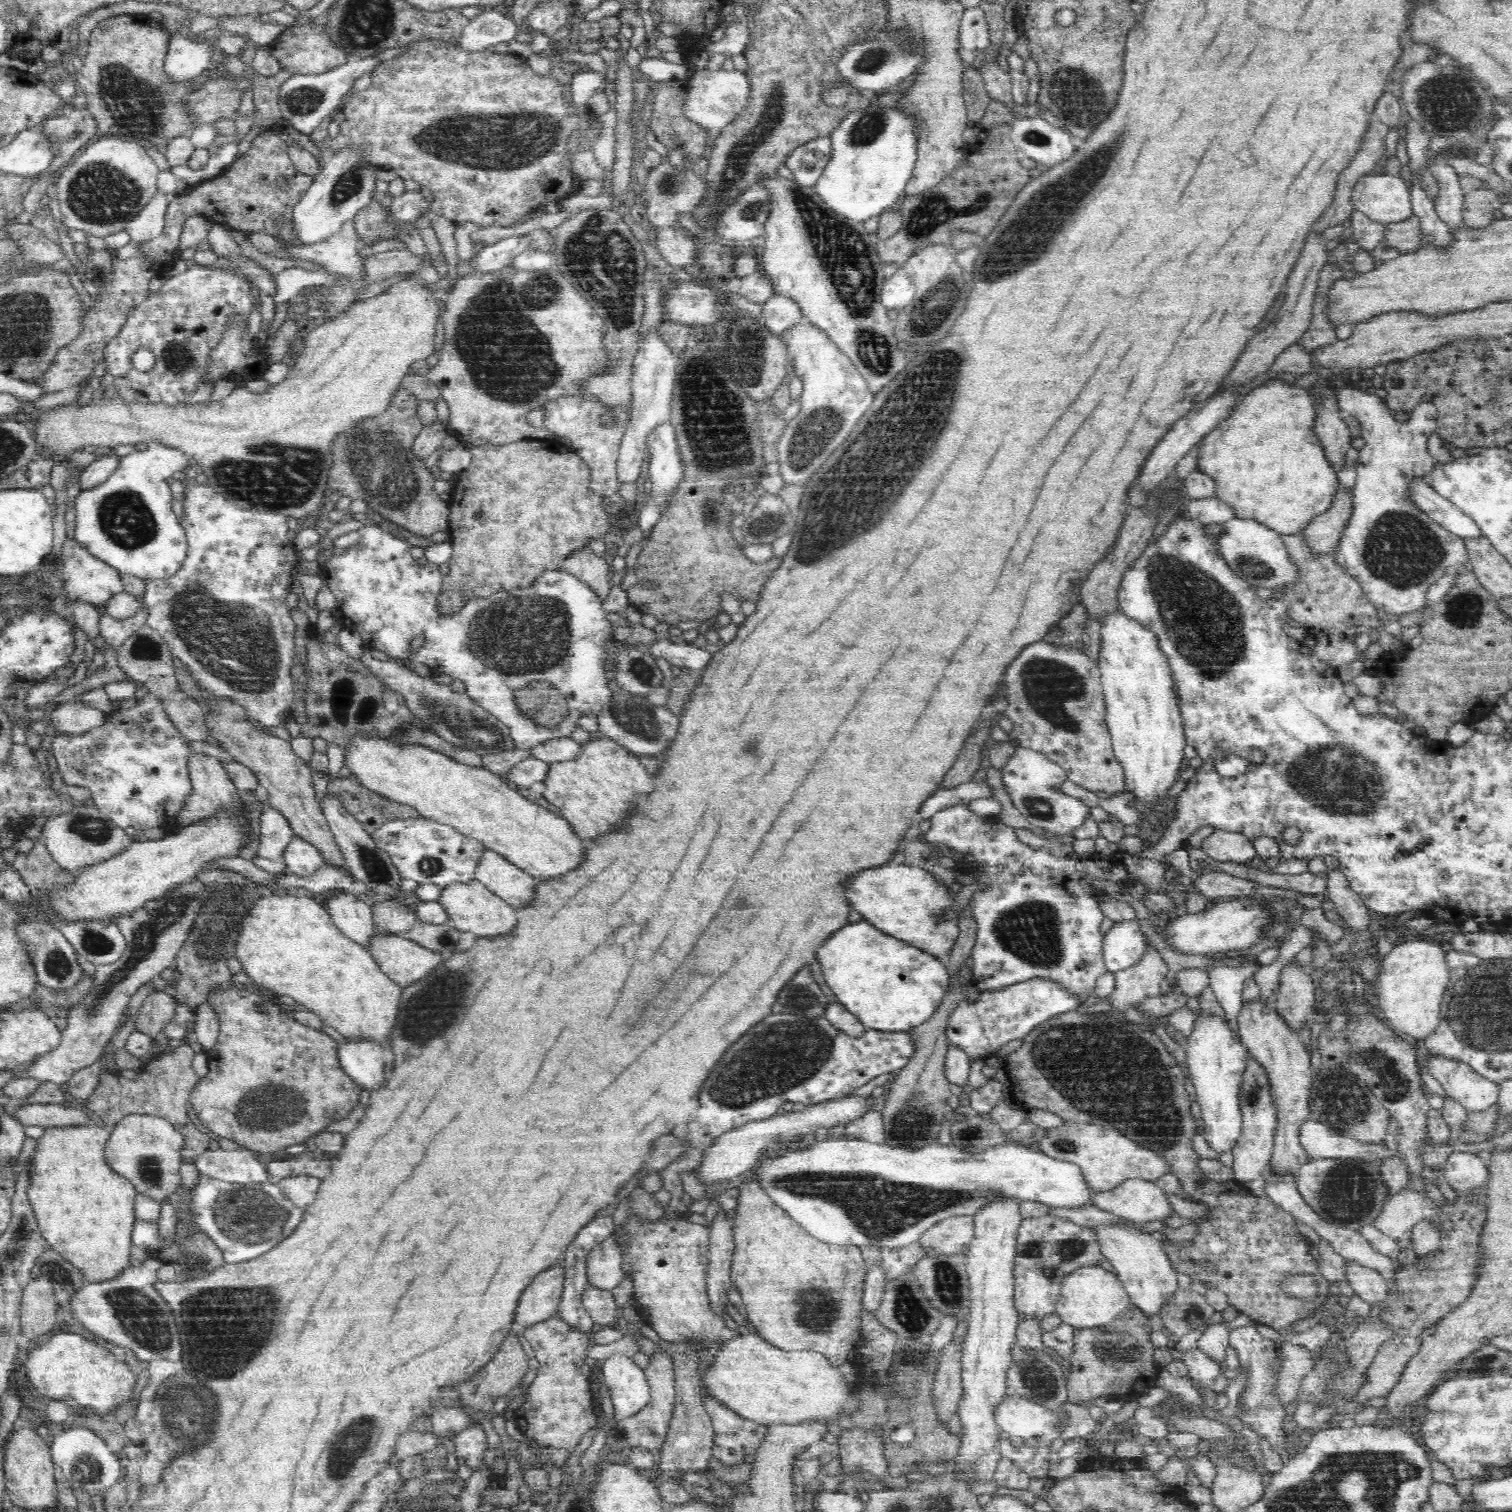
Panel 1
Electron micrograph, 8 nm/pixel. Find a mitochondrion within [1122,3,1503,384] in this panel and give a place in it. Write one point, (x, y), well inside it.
(1447, 101)

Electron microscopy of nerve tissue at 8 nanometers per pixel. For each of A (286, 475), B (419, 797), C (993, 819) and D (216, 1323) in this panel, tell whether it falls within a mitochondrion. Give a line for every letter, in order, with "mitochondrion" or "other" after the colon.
A: mitochondrion
B: other
C: other
D: mitochondrion

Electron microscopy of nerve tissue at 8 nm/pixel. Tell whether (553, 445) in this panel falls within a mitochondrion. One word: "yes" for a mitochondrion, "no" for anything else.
no

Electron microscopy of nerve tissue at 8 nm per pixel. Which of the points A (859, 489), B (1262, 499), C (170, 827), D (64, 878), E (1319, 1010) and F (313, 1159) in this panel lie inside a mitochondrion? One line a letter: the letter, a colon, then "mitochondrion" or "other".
A: mitochondrion
B: other
C: other
D: other
E: other
F: other

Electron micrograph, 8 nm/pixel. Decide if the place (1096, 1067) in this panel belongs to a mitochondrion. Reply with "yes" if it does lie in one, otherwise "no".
yes

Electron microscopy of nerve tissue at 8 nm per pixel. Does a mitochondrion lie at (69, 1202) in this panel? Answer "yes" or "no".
no

